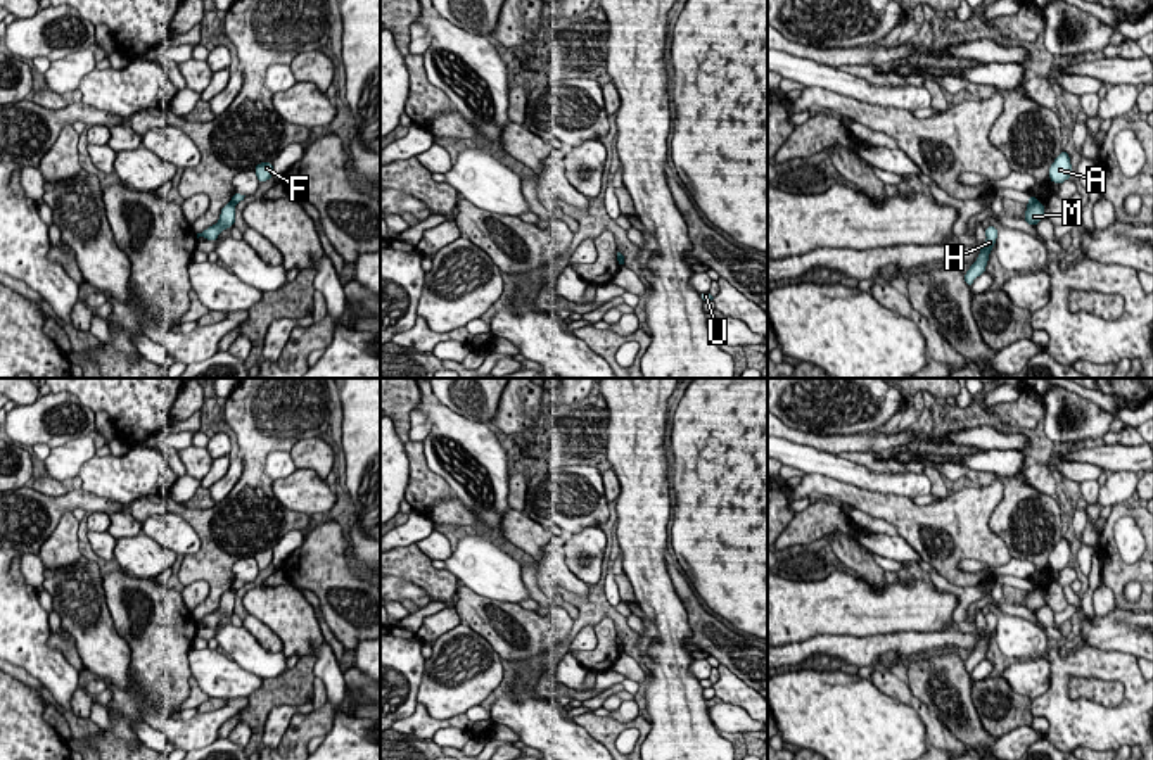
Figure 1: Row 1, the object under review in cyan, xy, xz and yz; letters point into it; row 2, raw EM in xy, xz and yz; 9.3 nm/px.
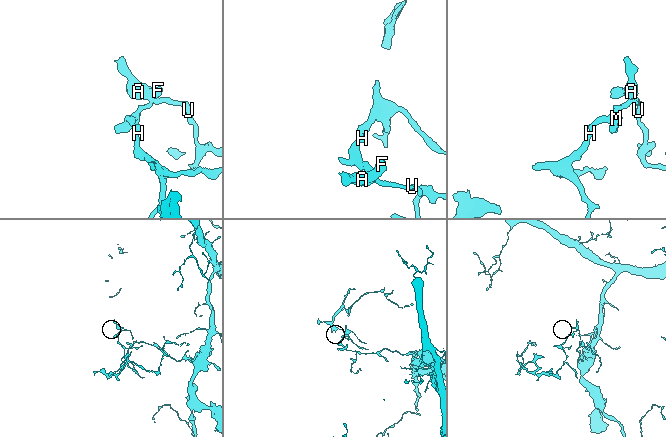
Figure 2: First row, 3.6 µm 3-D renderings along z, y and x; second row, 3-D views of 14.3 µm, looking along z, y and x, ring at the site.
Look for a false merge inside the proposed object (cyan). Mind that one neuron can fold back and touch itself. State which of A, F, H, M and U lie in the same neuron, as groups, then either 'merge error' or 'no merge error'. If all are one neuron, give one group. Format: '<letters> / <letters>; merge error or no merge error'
A F U / H M; merge error

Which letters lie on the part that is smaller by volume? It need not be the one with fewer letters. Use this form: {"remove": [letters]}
{"remove": ["H", "M"]}

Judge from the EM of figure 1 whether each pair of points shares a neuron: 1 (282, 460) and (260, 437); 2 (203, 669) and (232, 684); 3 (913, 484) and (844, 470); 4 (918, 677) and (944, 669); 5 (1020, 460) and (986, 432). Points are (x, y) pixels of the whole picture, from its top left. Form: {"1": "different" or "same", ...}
{"1": "different", "2": "same", "3": "same", "4": "same", "5": "different"}

